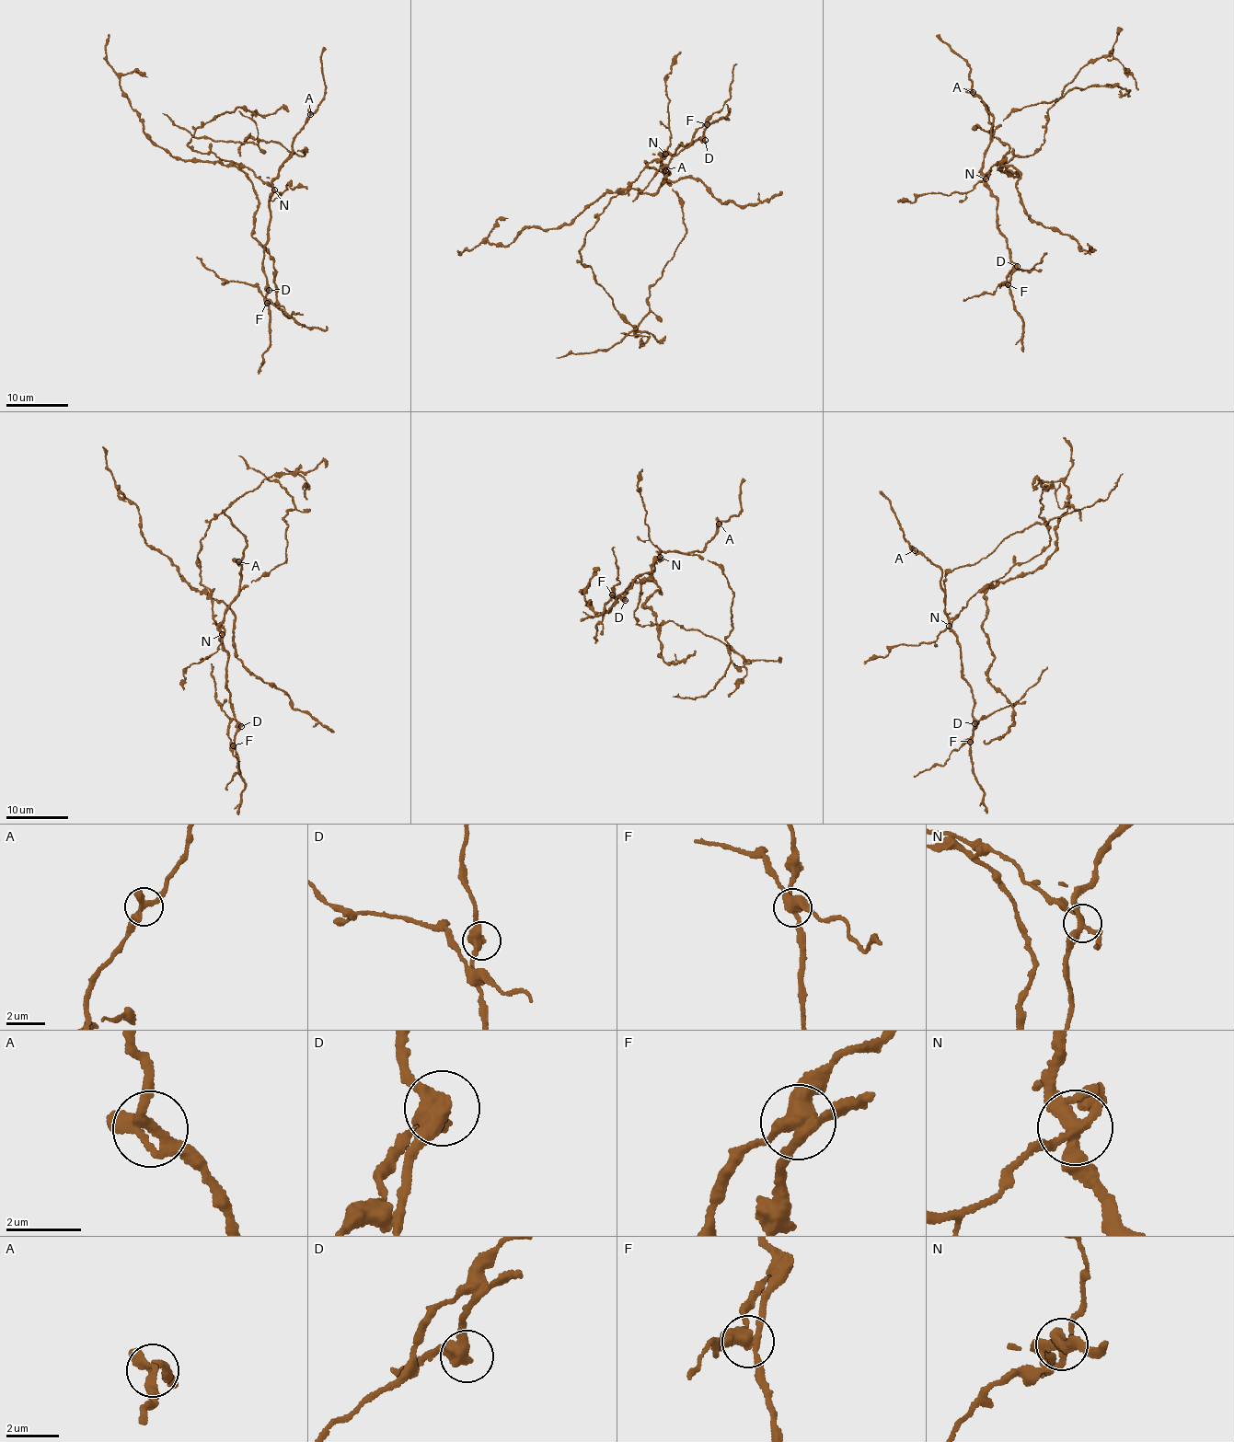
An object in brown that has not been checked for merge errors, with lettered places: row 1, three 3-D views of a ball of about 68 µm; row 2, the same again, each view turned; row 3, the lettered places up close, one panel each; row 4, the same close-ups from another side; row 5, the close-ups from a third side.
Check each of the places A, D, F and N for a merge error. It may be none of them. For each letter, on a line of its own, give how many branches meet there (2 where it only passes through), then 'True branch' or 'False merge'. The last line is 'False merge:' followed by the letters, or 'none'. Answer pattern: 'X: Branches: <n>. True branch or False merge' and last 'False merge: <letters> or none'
A: Branches: 3. True branch
D: Branches: 2. True branch
F: Branches: 4. False merge
N: Branches: 3. False merge
False merge: F, N

